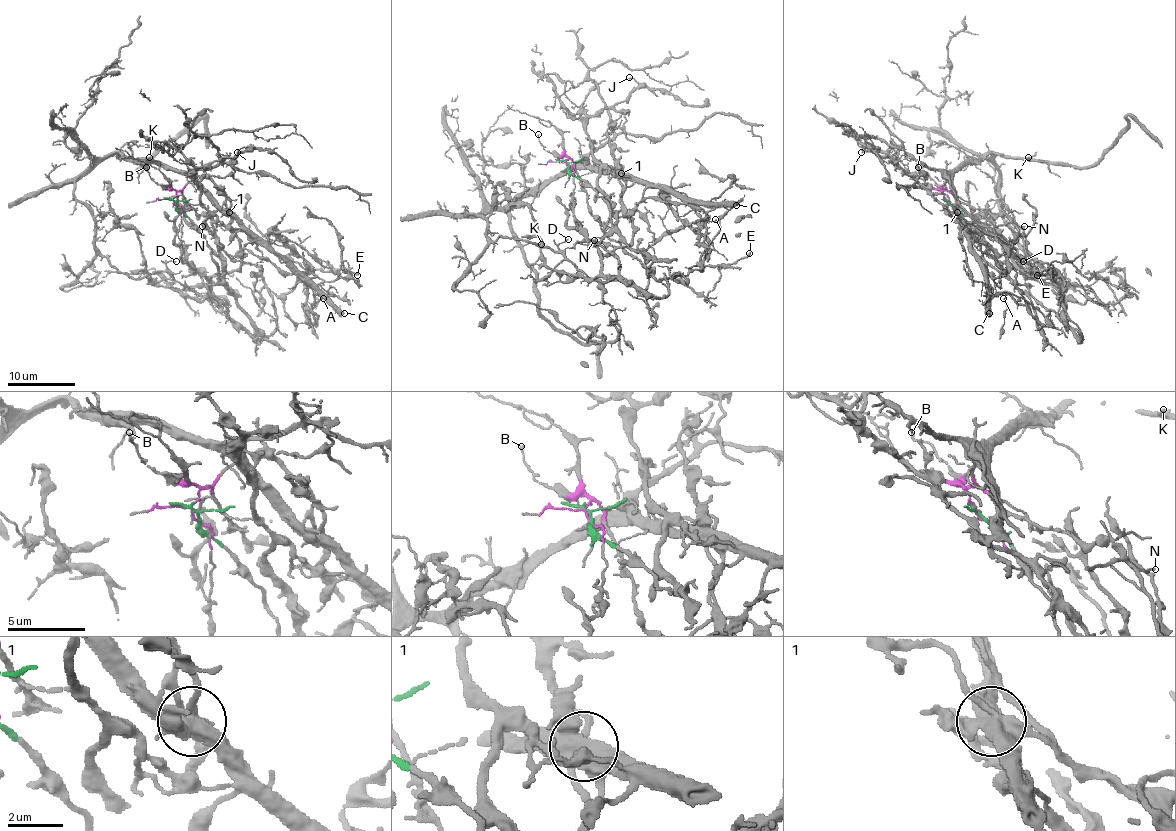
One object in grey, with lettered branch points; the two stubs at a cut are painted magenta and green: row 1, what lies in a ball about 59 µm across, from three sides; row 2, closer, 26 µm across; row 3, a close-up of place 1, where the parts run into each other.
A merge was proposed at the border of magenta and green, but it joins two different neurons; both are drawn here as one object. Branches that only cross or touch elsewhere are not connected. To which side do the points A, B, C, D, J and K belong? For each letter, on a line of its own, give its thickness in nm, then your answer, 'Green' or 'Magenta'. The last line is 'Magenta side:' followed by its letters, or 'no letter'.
A: Thickness 100 nm. Magenta
B: Thickness 120 nm. Magenta
C: Thickness 400 nm. Magenta
D: Thickness 110 nm. Magenta
J: Thickness 120 nm. Green
K: Thickness 130 nm. Magenta
Magenta side: A, B, C, D, K

